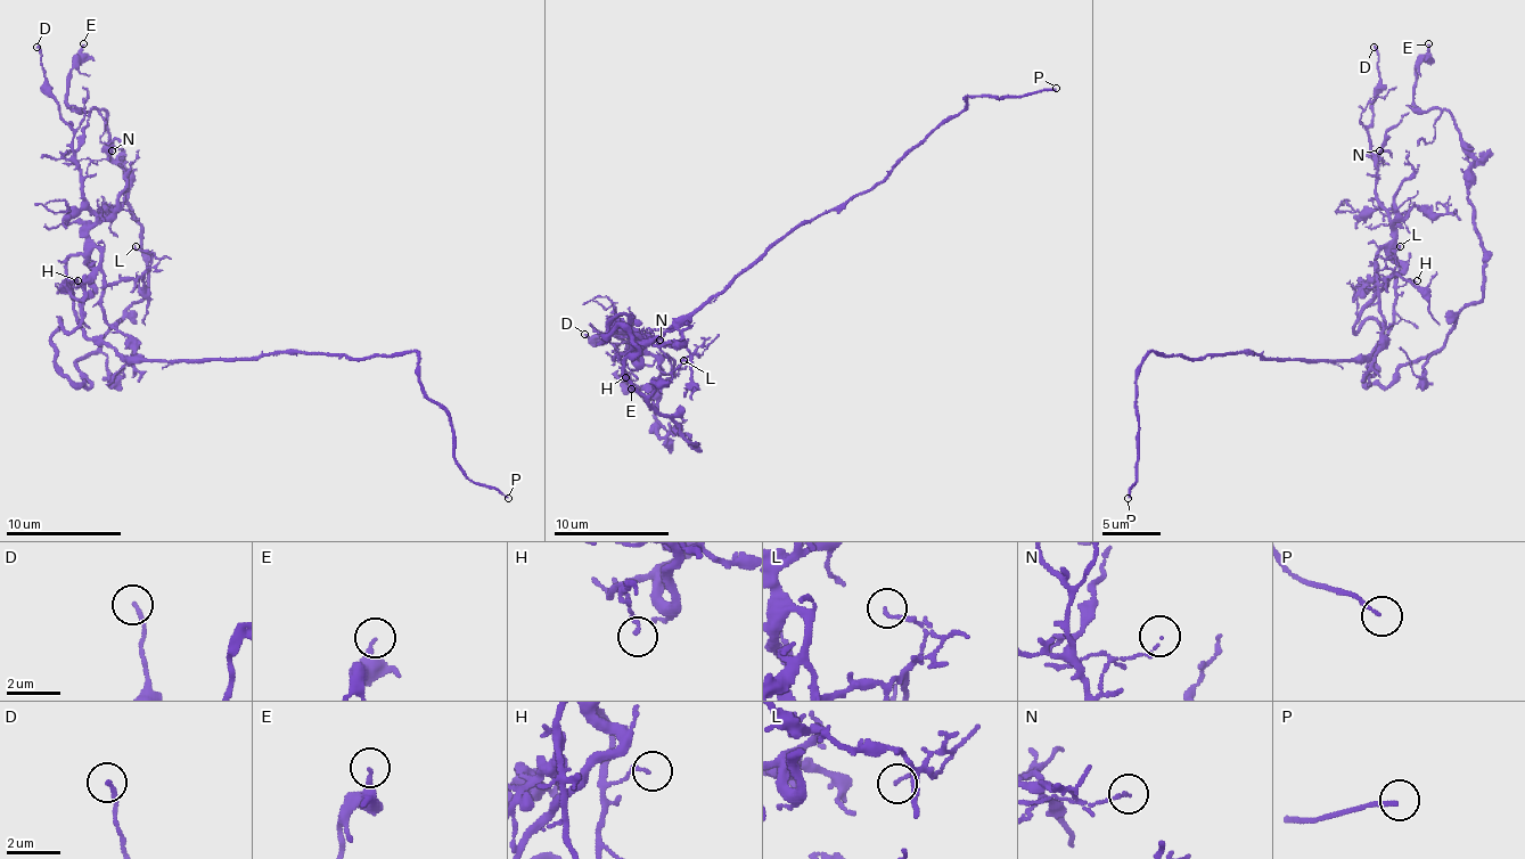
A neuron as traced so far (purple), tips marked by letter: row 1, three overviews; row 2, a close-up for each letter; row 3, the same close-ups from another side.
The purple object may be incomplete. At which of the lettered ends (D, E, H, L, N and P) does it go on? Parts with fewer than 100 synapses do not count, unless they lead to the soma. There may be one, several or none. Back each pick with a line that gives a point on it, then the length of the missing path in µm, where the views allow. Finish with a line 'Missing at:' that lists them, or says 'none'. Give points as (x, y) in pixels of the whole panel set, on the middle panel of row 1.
P: Place: (1056, 88). Missing length about 30 µm
Missing at: P

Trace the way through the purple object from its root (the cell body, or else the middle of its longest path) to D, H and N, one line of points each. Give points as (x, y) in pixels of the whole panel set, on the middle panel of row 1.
D: (631, 330), (640, 340), (640, 362), (637, 351), (642, 348), (620, 328), (597, 340), (588, 340), (584, 334)
H: (631, 330), (640, 340), (640, 362), (631, 351), (620, 351), (614, 357), (625, 368), (625, 377)
N: (631, 330), (640, 340), (640, 362), (637, 351), (637, 353), (642, 348), (631, 336), (640, 342), (659, 340)

